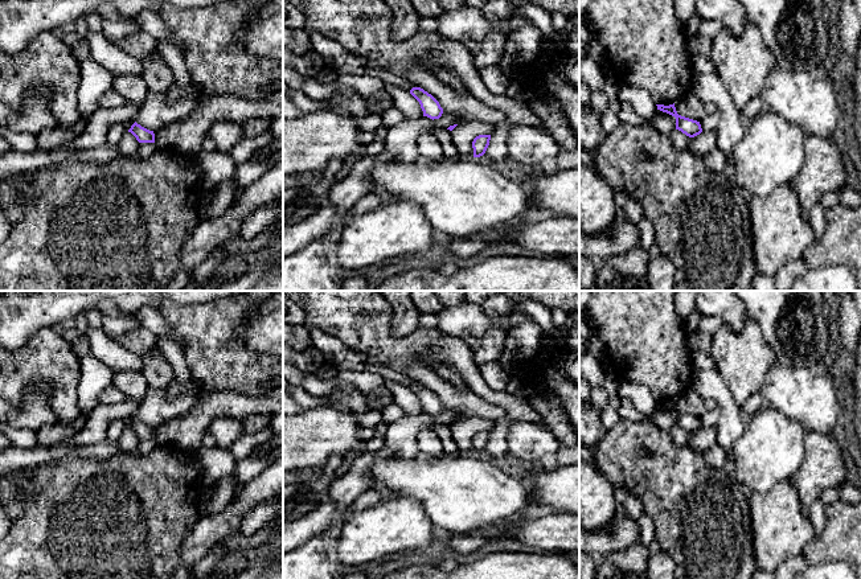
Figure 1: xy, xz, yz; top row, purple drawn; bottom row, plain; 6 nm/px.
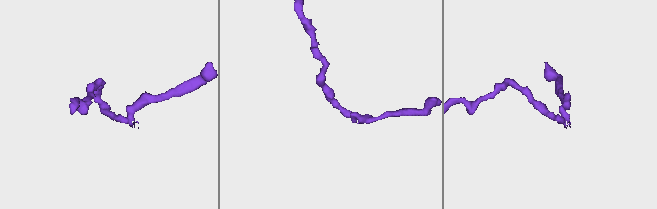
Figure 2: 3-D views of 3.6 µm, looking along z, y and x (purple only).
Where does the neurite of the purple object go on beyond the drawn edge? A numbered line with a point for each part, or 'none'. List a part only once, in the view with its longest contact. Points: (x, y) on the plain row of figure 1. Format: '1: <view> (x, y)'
none

